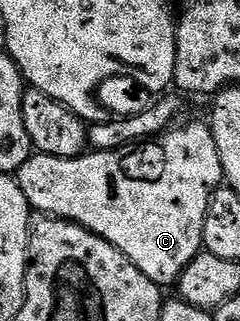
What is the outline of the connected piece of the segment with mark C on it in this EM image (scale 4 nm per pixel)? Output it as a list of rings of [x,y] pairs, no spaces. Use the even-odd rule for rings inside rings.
[[[203,122],[187,123],[184,127],[178,127],[168,129],[158,137],[152,138],[142,145],[132,146],[130,149],[120,149],[118,151],[92,150],[90,153],[80,155],[78,159],[58,159],[52,155],[32,154],[31,159],[25,161],[25,165],[21,165],[21,169],[17,173],[21,193],[25,193],[32,212],[43,217],[64,219],[66,223],[76,223],[79,227],[84,227],[86,231],[93,232],[97,237],[101,237],[106,243],[117,248],[145,277],[149,277],[160,285],[174,284],[180,273],[203,251],[203,230],[205,229],[205,217],[209,209],[211,194],[224,182],[221,157],[217,157],[217,141],[213,141],[210,126]]]

